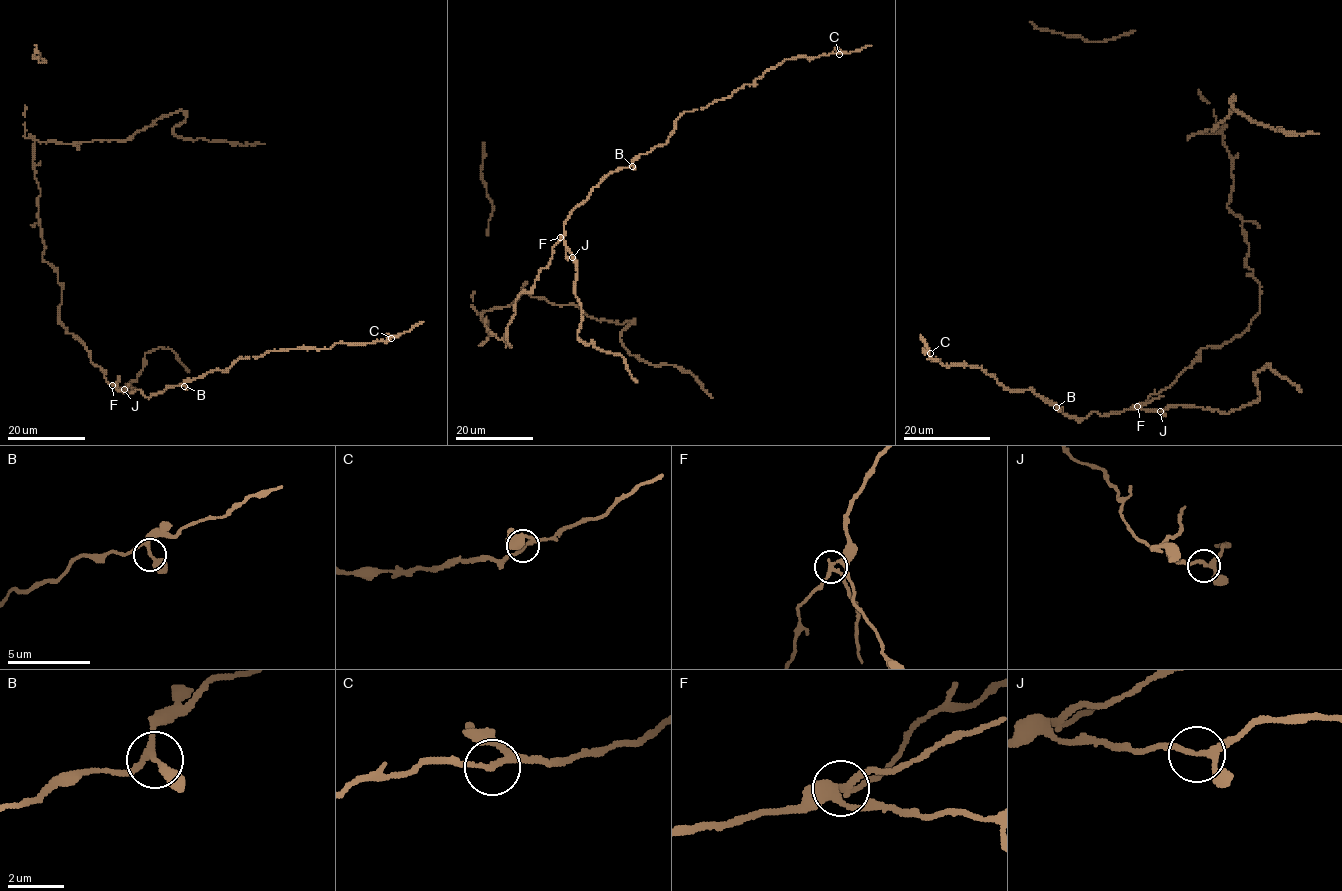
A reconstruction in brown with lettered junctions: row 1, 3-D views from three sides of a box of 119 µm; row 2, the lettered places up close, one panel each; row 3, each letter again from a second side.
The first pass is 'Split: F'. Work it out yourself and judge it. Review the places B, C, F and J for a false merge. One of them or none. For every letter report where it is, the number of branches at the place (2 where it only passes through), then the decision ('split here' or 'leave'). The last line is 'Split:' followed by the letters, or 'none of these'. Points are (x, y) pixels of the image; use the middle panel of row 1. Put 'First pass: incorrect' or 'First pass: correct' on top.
First pass: correct
B: (632, 166) | 3 | leave
C: (839, 54) | 3 | leave
F: (560, 237) | 3 | split here
J: (572, 257) | 3 | leave
Split: F

